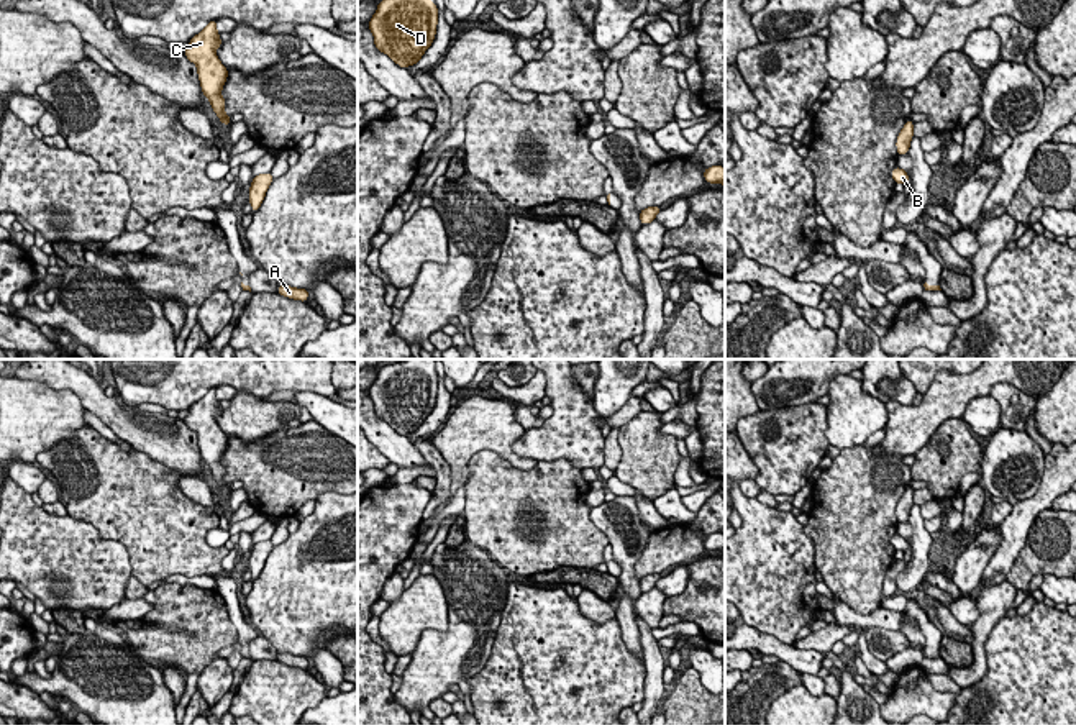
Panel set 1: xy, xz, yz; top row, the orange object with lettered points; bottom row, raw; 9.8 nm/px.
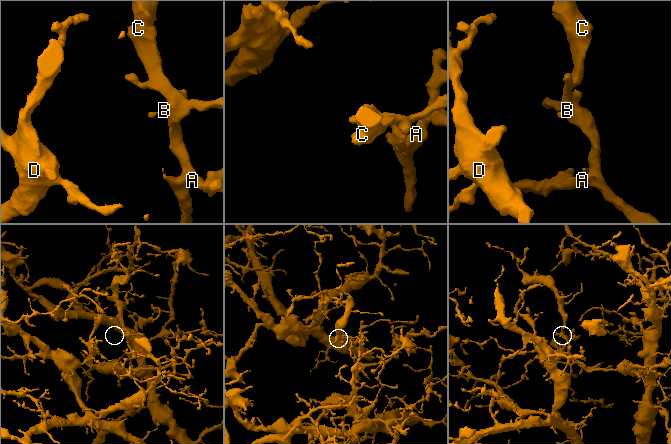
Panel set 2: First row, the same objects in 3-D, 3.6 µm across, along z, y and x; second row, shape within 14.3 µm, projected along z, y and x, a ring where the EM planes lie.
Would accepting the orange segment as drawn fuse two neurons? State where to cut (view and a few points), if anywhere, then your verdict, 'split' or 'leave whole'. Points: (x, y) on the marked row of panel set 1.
no cut | leave whole

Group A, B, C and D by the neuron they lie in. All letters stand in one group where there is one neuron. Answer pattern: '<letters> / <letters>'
A B C D

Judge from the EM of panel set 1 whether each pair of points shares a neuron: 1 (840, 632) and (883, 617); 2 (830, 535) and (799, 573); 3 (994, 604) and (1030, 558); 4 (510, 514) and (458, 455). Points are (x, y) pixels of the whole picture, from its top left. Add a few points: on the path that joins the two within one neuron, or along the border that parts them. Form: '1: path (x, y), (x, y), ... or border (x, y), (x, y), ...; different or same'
1: border (855, 625), (868, 627); different
2: border (802, 525), (814, 545), (817, 569); different
3: border (1006, 578), (1017, 589); different
4: border (506, 460), (478, 451), (463, 486); different

